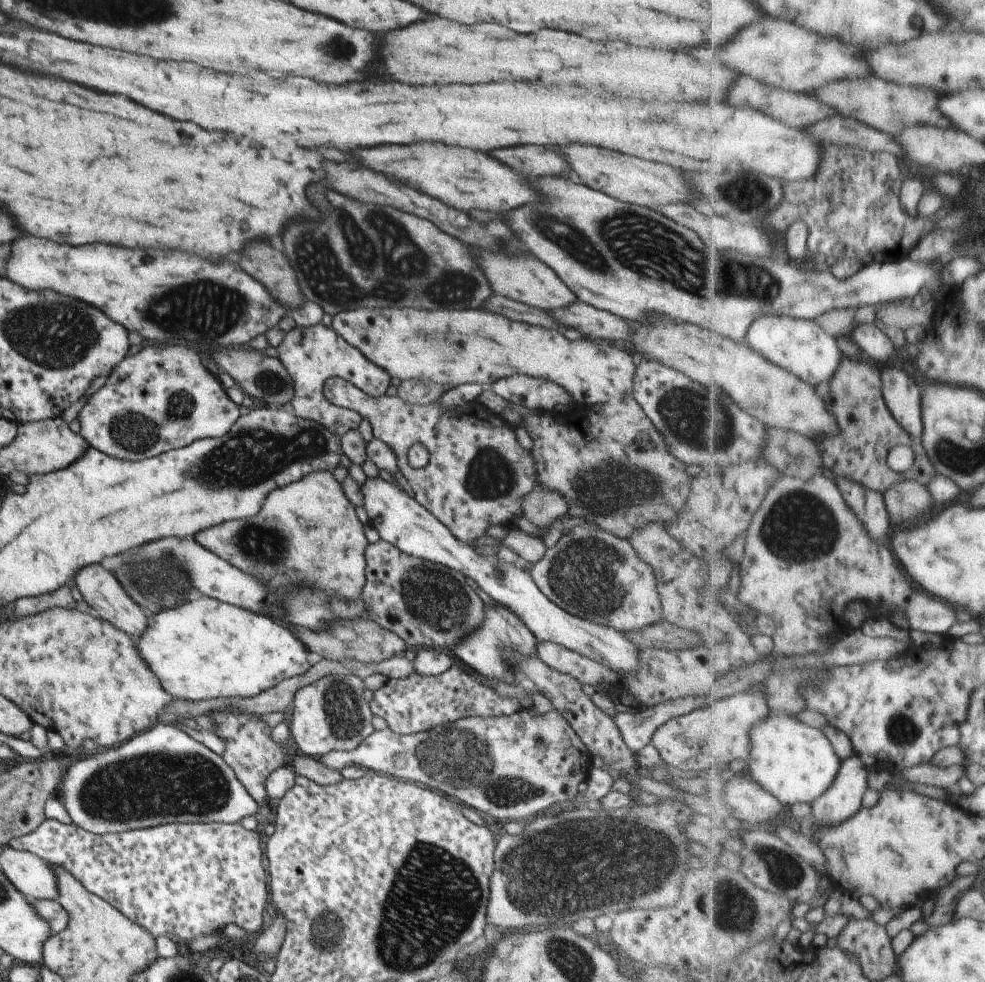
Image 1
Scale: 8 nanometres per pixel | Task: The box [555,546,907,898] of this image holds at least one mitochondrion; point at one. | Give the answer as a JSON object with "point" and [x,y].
{"point":[784,871]}

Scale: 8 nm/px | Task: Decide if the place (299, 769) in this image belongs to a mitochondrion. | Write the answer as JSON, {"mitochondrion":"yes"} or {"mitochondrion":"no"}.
{"mitochondrion":"no"}

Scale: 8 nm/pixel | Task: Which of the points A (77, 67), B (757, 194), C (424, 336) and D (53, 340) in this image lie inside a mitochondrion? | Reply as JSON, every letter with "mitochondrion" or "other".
{"A":"other","B":"mitochondrion","C":"mitochondrion","D":"mitochondrion"}

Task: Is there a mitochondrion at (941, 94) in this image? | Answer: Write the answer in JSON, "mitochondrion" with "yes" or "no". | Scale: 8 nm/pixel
{"mitochondrion":"no"}

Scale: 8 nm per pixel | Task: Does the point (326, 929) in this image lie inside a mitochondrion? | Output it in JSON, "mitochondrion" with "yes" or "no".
{"mitochondrion":"yes"}

